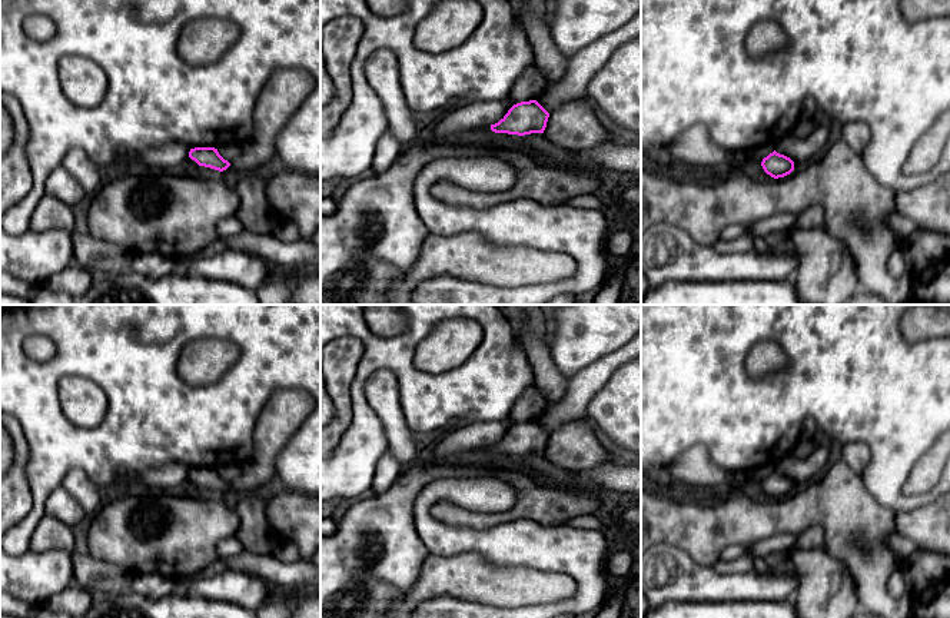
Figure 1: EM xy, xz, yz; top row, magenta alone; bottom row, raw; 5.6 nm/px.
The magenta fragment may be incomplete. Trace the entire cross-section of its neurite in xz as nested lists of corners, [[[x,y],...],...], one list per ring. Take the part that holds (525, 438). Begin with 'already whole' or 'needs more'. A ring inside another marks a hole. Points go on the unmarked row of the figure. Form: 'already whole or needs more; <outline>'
already whole; [[[537,421],[521,422],[514,425],[498,443],[491,445],[491,451],[518,456],[544,453],[548,438],[549,433]]]

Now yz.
already whole; [[[775,471],[763,479],[761,486],[774,499],[784,498],[794,491],[794,482]]]

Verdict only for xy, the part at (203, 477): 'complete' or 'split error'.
complete

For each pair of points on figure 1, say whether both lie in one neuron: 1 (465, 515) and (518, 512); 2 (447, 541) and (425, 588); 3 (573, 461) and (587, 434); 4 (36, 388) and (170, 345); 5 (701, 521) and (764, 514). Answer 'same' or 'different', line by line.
1: same
2: different
3: same
4: same
5: same

